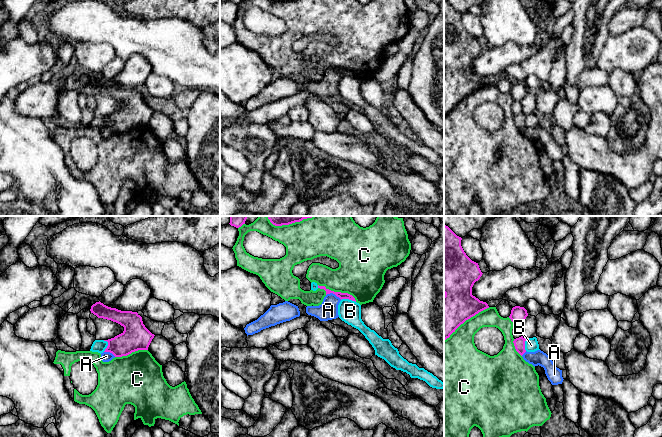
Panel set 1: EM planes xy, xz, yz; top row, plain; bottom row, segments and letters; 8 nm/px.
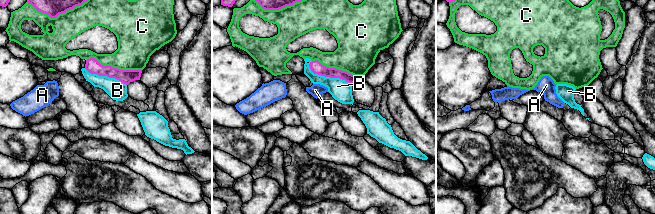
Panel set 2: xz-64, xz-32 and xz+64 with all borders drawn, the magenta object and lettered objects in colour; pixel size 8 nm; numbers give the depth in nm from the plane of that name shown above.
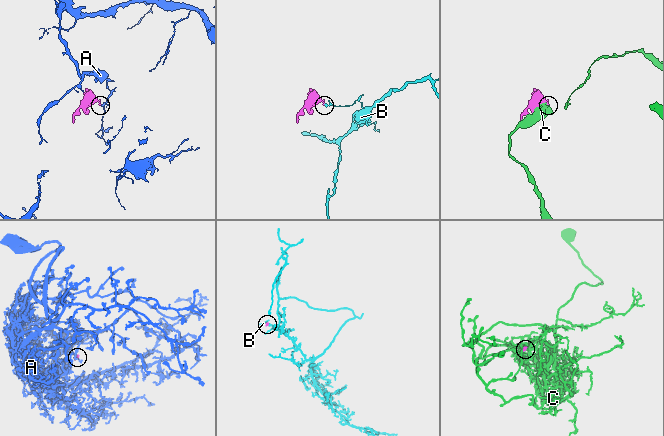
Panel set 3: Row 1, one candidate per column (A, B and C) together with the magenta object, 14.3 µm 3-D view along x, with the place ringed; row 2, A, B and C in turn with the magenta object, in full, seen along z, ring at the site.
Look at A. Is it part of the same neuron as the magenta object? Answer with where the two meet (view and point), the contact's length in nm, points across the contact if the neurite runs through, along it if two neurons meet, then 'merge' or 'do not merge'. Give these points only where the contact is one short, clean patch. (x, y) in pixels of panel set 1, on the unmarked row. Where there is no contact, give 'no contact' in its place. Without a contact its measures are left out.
xz (334, 69) | 130 nm | along xz (326, 70), (333, 69), (341, 75) | do not merge

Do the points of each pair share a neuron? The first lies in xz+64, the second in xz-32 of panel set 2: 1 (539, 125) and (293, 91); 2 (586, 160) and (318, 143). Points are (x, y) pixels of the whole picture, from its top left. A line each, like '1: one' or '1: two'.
1: one
2: one

